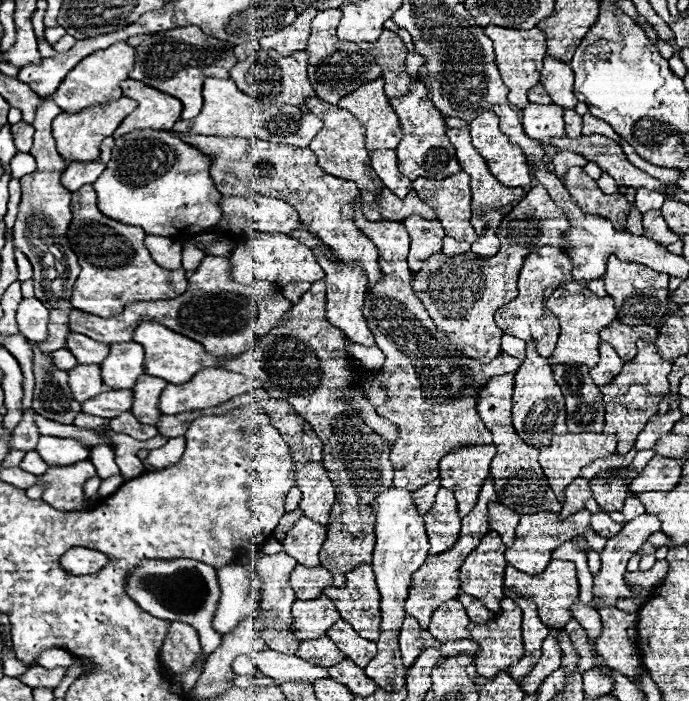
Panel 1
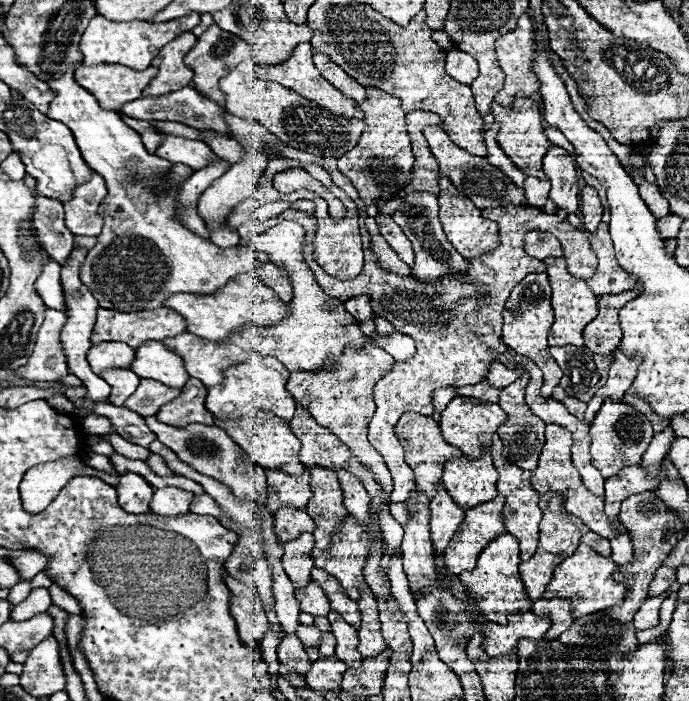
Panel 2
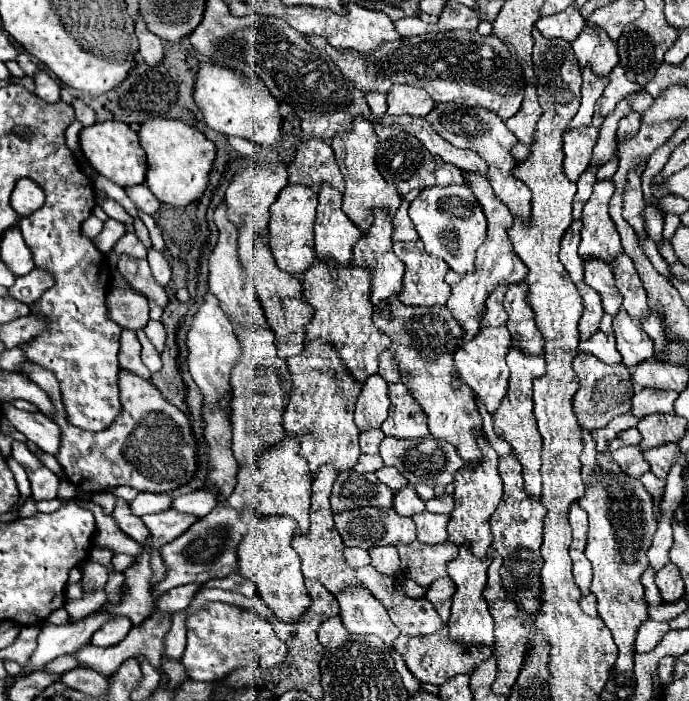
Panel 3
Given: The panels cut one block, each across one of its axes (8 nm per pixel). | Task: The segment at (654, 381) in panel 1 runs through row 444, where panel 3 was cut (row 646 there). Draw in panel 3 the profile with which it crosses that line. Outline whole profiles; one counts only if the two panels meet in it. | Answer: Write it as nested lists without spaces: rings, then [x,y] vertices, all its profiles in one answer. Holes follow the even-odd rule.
[[[610,452],[596,456],[594,478],[596,480],[592,484],[586,484],[582,500],[576,502],[588,512],[590,524],[588,546],[584,550],[594,570],[590,592],[598,600],[598,616],[610,628],[618,646],[620,654],[616,660],[616,670],[628,672],[634,666],[636,630],[648,618],[640,576],[648,568],[646,552],[652,544],[658,522],[654,516],[652,496],[644,490],[640,480],[626,476],[626,472],[622,472],[622,468],[614,464]]]

